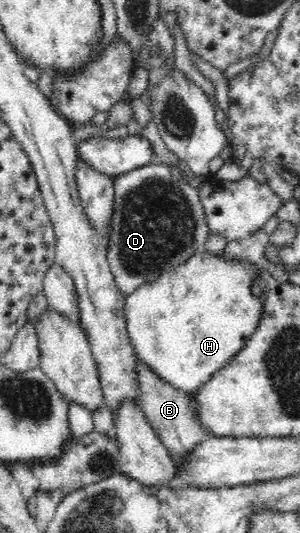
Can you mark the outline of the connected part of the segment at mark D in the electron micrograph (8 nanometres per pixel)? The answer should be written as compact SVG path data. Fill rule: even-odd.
M151 162L114 177L111 233L107 240L107 261L115 283L124 295L142 284L156 282L164 272L174 270L196 252L204 250L210 234L199 190L164 163Z

